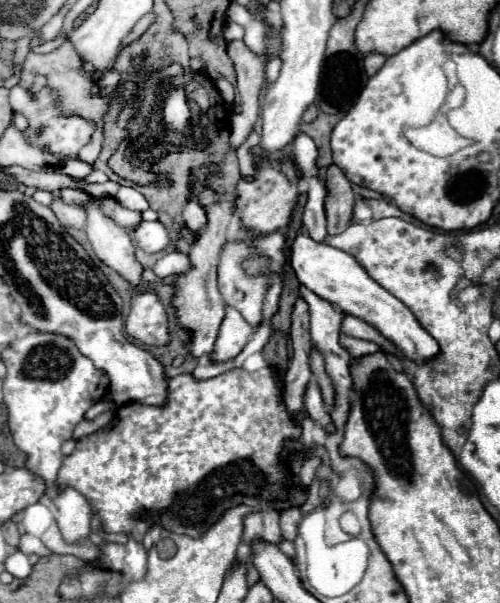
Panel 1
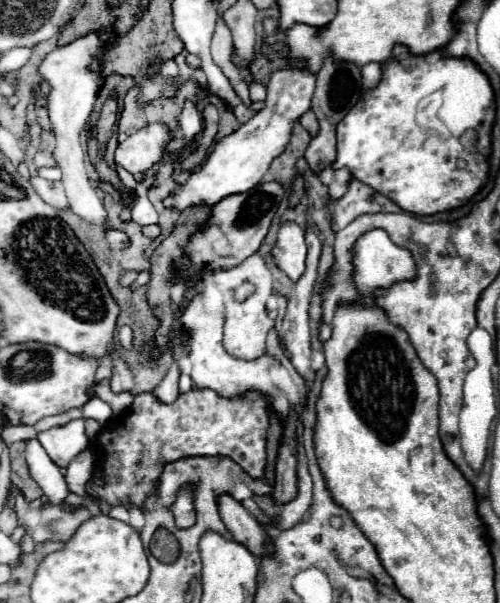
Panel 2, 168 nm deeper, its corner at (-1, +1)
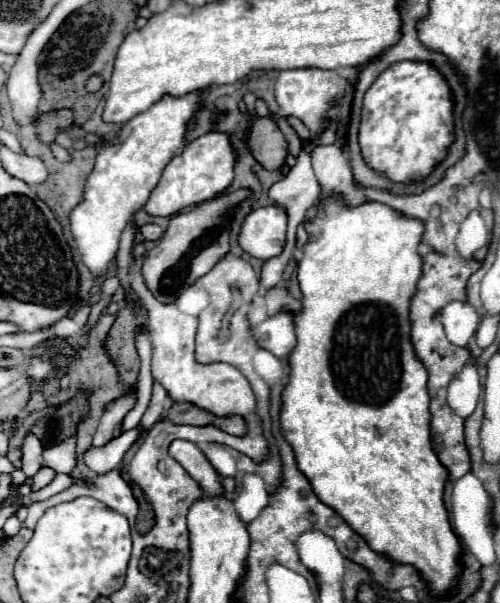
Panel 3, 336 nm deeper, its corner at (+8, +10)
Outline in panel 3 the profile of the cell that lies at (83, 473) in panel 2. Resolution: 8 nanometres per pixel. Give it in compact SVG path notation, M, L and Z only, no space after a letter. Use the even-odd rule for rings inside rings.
M42 468L34 478L32 478L32 490L40 490L44 486L48 486L52 480L56 478L56 472L52 468Z

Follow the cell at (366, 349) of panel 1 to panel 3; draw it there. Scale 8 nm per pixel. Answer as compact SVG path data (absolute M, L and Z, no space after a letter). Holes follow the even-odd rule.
M276 286L272 288L268 294L266 294L266 306L268 306L268 316L274 316L276 312L280 312L282 308L284 310L294 310L294 312L300 312L302 310L302 304L296 302L282 286Z

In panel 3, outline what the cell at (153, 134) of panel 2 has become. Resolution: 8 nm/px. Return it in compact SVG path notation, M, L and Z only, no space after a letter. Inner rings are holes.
M196 92L172 98L164 96L150 110L140 112L128 120L116 144L102 144L96 134L88 134L90 142L98 142L98 156L94 170L86 182L84 198L70 214L70 230L82 254L82 262L92 270L94 276L106 274L110 262L116 256L120 234L126 222L142 208L156 188L164 166L172 160L174 152L184 144L184 136L194 112L200 108L200 96Z

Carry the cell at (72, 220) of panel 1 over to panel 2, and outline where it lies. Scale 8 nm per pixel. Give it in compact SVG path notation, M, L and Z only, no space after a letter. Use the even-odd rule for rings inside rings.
M31 177L29 183L33 185L33 189L39 193L39 197L49 203L51 207L55 209L65 209L69 203L67 203L67 197L65 197L65 191L63 191L63 183L61 181L47 181L47 179L41 179L41 177Z

